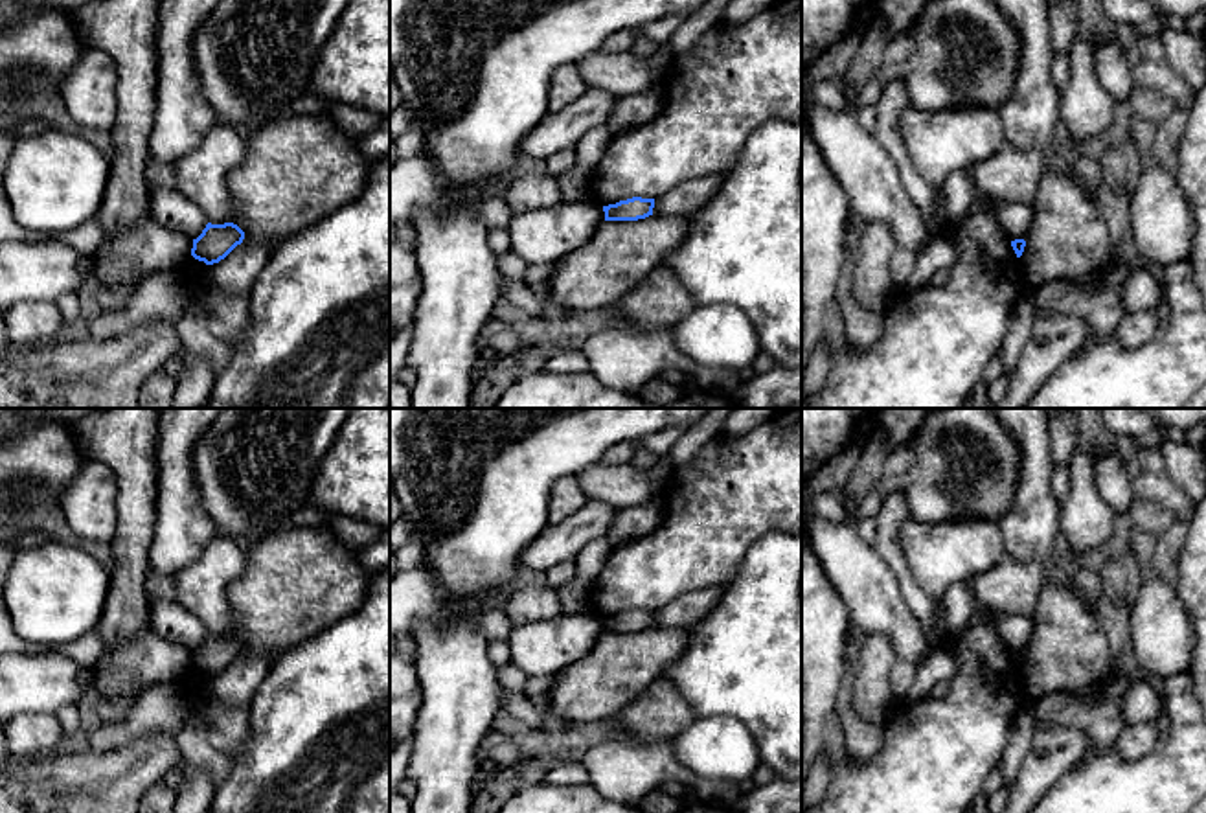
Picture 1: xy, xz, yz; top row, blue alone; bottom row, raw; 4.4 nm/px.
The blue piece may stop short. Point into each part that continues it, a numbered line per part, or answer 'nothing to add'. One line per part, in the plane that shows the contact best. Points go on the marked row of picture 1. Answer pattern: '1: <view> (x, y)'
nothing to add

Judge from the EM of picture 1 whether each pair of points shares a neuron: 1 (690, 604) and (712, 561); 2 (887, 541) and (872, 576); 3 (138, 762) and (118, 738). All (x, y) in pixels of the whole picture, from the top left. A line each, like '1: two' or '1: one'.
1: two
2: two
3: two

